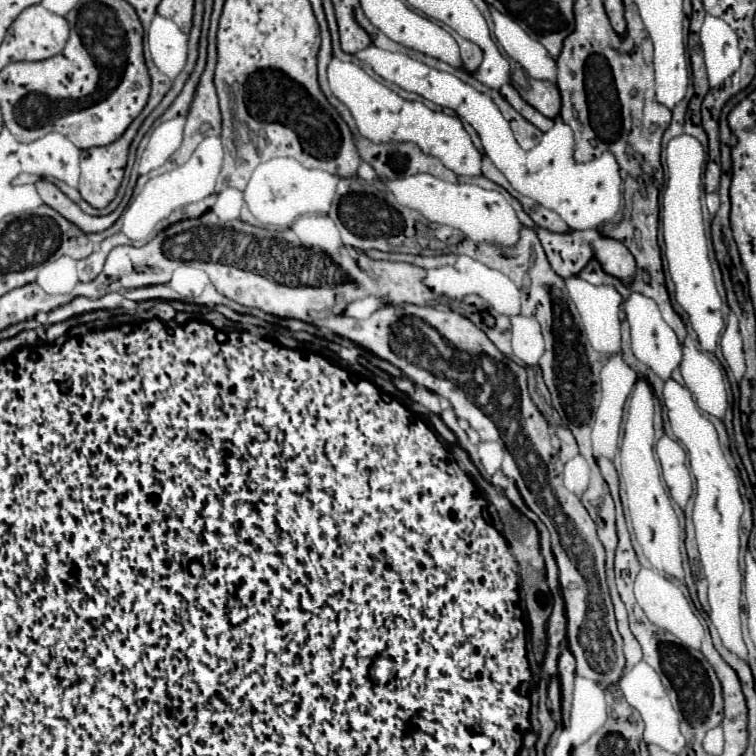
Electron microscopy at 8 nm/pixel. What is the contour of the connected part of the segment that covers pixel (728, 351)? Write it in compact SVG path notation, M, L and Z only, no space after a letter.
M731 313L727 319L725 333L721 337L721 351L725 361L729 363L735 379L741 379L745 373L745 359L743 359L743 345L741 345L741 335L737 327L737 317Z

